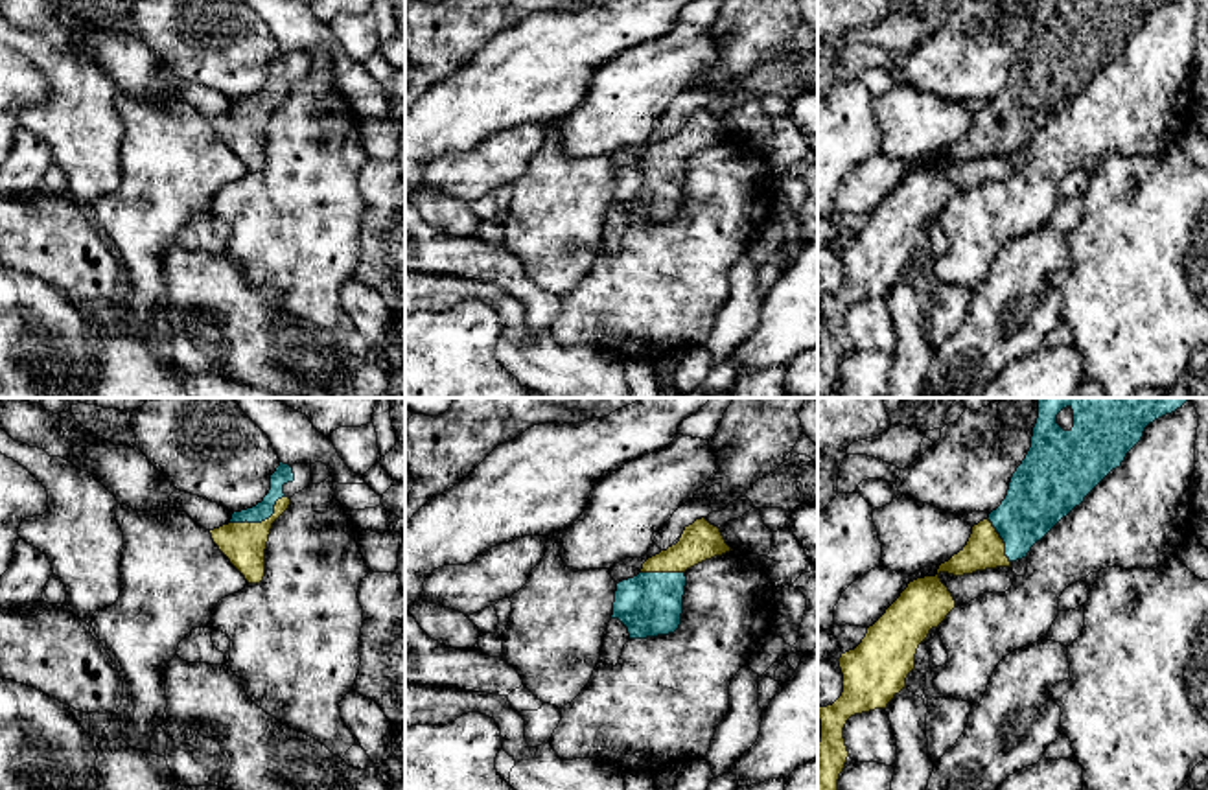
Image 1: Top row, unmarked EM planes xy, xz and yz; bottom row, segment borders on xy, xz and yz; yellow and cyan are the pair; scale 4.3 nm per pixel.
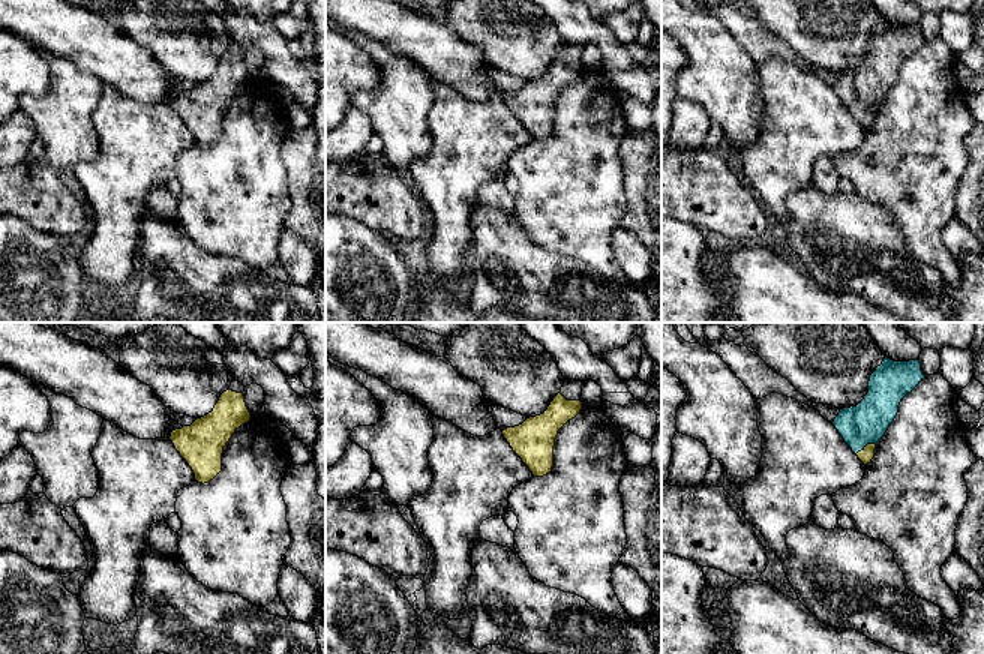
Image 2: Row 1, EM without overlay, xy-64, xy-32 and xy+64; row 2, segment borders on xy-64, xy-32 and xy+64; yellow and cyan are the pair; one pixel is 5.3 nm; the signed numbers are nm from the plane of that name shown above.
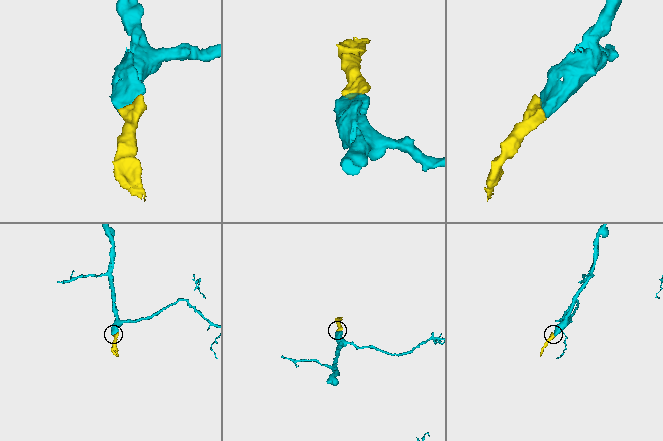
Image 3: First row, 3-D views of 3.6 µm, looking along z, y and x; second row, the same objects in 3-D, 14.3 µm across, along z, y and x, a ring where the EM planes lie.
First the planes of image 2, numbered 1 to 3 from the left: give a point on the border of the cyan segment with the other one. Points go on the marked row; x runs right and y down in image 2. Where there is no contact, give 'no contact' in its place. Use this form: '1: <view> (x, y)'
1: no contact
2: no contact
3: xy+64 (866, 446)

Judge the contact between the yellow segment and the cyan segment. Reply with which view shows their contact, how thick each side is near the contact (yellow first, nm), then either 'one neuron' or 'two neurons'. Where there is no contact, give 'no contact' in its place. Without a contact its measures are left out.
xy | 190/80 nm | one neuron

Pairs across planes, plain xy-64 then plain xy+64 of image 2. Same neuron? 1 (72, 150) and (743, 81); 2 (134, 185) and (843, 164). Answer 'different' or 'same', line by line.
1: same
2: different

